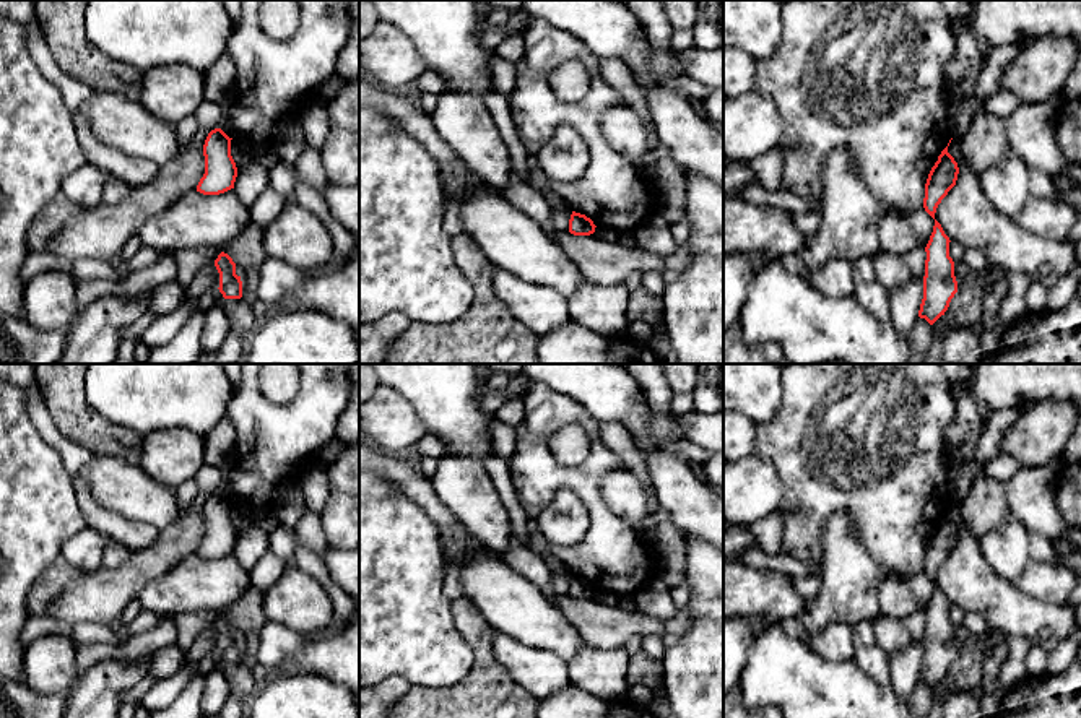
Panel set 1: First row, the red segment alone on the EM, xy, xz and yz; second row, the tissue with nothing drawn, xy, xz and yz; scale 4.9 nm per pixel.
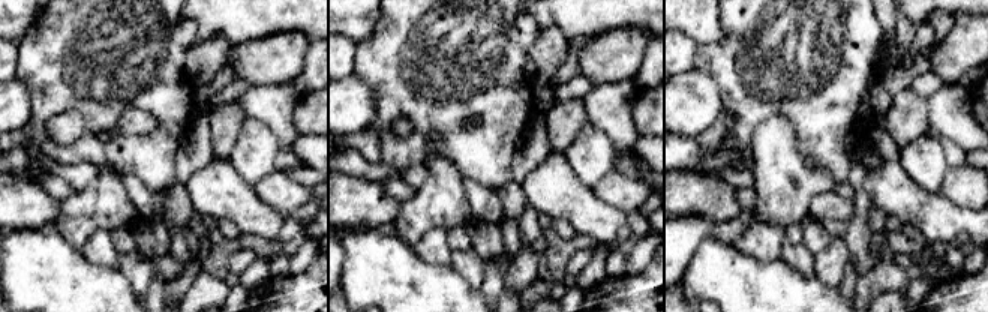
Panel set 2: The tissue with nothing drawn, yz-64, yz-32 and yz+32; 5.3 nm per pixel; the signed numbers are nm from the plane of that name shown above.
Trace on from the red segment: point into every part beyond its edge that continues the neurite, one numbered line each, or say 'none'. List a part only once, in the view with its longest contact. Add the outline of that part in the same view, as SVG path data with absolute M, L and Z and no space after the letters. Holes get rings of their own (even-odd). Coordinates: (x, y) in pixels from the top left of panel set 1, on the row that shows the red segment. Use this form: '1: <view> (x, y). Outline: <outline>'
none

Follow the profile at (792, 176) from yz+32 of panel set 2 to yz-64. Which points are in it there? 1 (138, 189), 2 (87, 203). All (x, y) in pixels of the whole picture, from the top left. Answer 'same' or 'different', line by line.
1: different
2: same

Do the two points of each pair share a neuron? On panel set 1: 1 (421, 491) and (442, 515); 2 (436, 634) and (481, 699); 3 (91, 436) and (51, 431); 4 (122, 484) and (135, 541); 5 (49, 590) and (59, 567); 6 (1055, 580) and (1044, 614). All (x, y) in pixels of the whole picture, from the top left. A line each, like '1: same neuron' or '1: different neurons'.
1: same neuron
2: different neurons
3: different neurons
4: different neurons
5: same neuron
6: different neurons

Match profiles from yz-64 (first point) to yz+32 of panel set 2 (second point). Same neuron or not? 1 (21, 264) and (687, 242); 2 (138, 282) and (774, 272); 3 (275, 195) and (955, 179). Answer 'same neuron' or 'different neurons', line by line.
1: different neurons
2: different neurons
3: same neuron

